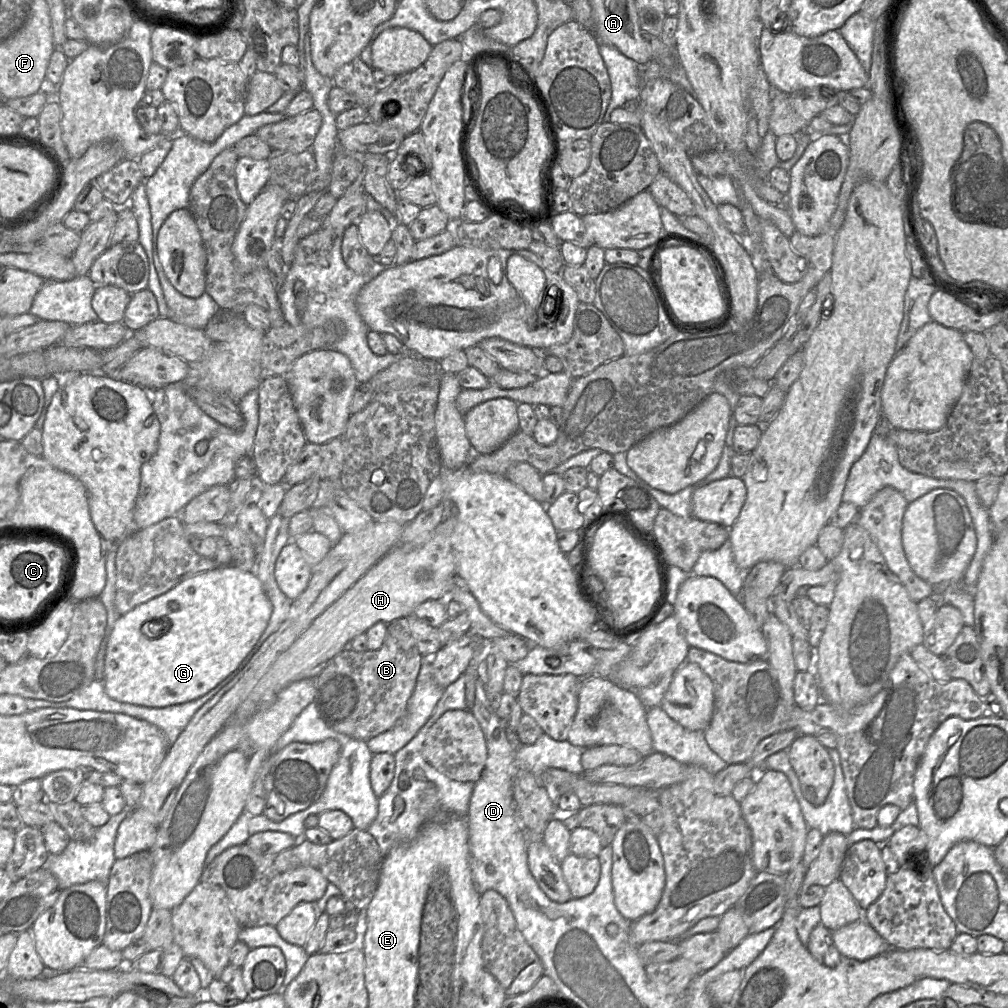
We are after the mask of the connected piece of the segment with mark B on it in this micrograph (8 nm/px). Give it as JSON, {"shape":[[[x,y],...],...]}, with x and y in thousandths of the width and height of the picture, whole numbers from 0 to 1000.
{"shape":[[[396,613],[384,620],[383,632],[375,645],[353,647],[349,644],[340,644],[313,673],[312,696],[318,712],[333,726],[362,736],[389,723],[402,709],[419,658],[419,650],[407,627],[405,613]]]}

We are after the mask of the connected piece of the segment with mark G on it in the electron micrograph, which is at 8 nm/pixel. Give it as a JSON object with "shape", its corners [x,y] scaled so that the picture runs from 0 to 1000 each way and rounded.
{"shape":[[[227,560],[187,573],[167,587],[141,600],[137,600],[124,610],[120,610],[114,617],[107,636],[104,652],[104,664],[101,674],[104,687],[109,692],[118,696],[150,702],[163,702],[194,694],[212,684],[237,662],[263,626],[269,609],[270,599],[262,586],[259,576],[251,566],[241,566]]]}

